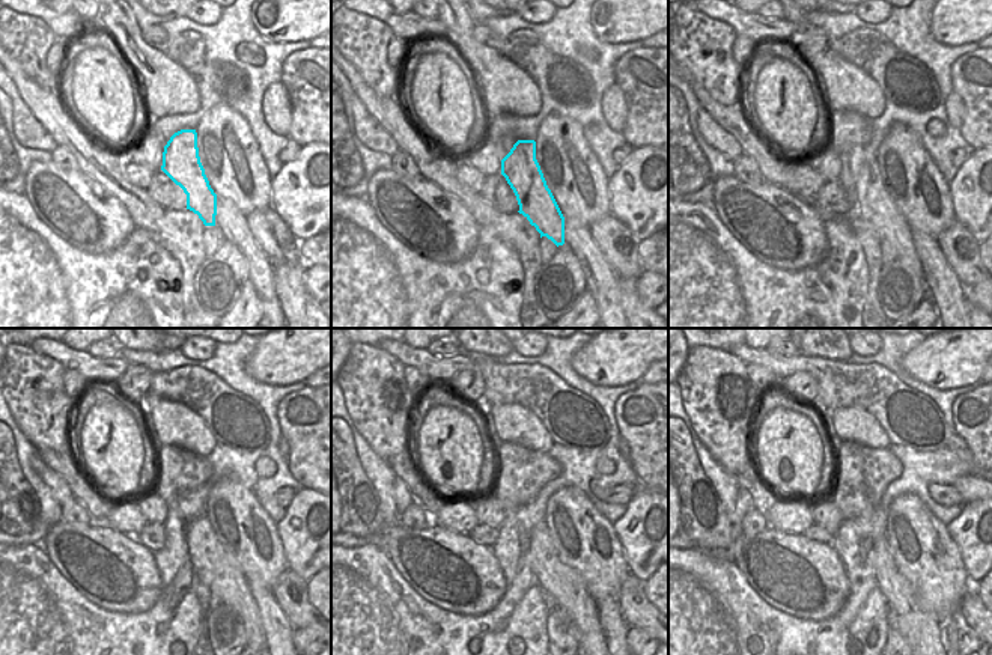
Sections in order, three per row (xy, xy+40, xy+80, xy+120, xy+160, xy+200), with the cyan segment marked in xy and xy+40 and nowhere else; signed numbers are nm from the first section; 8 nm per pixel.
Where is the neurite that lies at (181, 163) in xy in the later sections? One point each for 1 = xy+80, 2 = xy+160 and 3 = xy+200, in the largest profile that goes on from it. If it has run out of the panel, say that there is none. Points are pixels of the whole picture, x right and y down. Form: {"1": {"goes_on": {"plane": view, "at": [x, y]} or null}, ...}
{"1": {"goes_on": {"plane": "xy+80", "at": [876, 207]}}, "2": {"goes_on": {"plane": "xy+160", "at": [568, 589]}}, "3": {"goes_on": {"plane": "xy+200", "at": [923, 633]}}}

